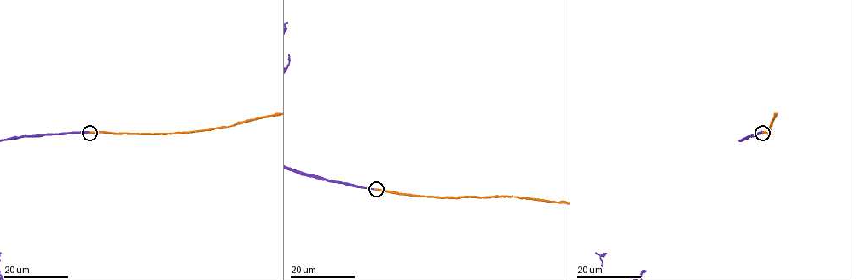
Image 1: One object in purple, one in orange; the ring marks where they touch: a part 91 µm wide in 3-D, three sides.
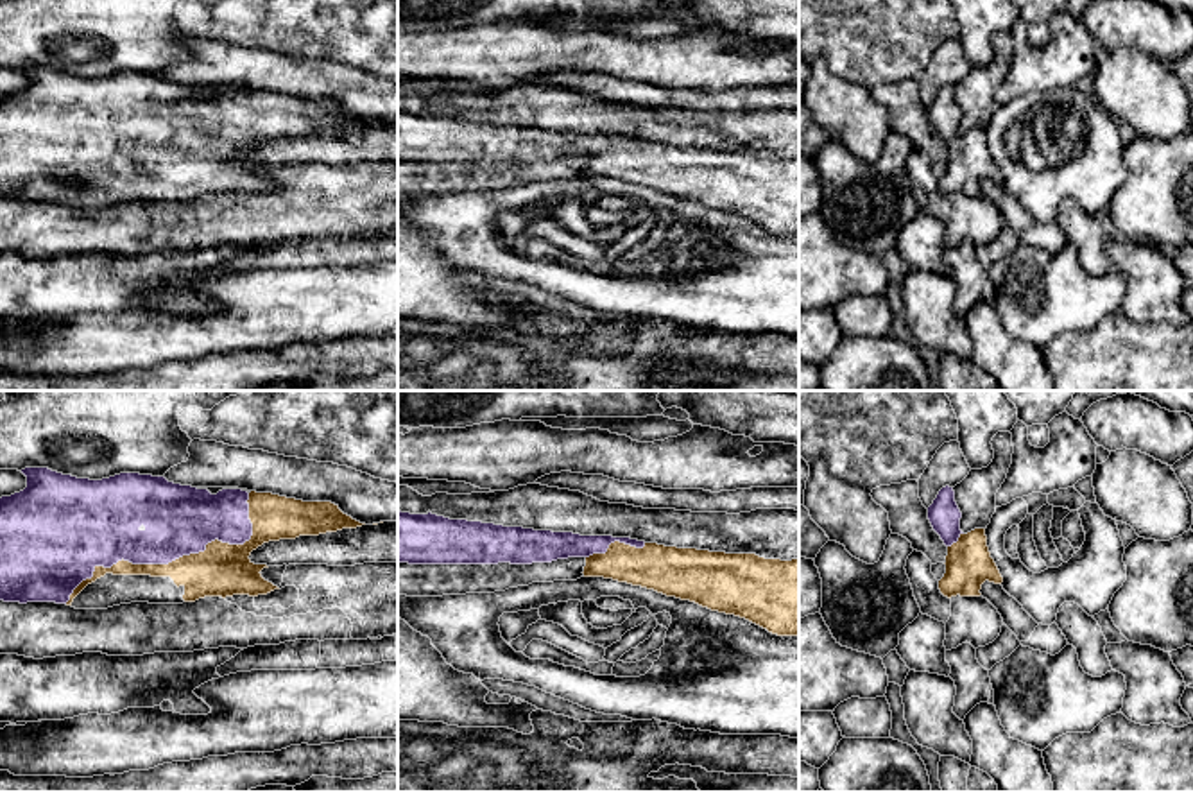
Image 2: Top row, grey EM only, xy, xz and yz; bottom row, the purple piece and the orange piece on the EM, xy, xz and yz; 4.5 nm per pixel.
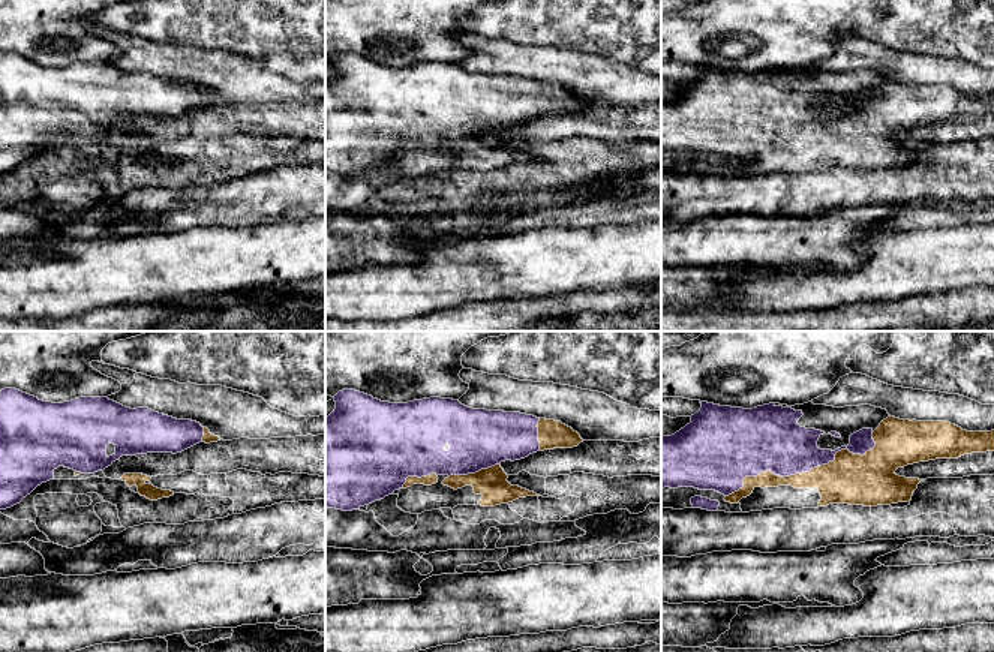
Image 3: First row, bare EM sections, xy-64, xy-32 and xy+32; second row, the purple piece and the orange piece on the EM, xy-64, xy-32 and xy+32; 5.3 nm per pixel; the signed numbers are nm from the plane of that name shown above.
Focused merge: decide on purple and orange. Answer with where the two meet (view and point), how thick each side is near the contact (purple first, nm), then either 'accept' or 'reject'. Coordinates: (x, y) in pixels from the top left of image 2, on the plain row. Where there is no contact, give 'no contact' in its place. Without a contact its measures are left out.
meets purple in xy at (176, 156); 320 nm thick on the purple side, 240 nm on the other; accept

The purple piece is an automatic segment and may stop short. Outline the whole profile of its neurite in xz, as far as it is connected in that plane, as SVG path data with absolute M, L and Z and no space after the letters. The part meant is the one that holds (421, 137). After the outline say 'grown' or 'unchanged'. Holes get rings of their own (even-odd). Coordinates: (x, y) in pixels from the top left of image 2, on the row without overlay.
M398 109L398 161L408 163L532 163L584 156L584 176L604 176L745 217L777 235L799 235L799 158L765 158L677 147L631 136L580 134Z | grown

